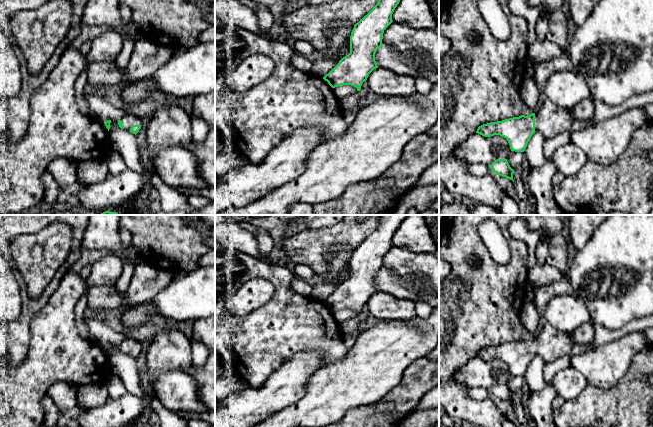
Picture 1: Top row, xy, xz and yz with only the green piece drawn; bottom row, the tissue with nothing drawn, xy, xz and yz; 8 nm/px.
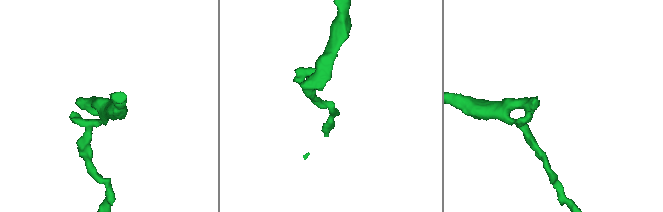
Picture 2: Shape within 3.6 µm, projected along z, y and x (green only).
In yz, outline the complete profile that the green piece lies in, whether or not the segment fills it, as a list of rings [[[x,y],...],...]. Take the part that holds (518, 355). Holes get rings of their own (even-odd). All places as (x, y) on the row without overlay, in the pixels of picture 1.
[[[546,322],[538,336],[528,340],[521,339],[519,341],[483,348],[478,351],[476,357],[484,361],[500,359],[507,363],[511,375],[524,376],[529,364],[535,356],[540,356],[545,363],[549,363],[570,353],[574,346],[575,344],[570,334],[558,331]]]

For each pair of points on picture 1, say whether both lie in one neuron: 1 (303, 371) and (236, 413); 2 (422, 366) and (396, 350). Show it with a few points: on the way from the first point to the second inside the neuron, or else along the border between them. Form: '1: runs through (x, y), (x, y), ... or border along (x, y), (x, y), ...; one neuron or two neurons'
1: runs through (286, 384), (272, 396), (253, 405); one neuron
2: border along (425, 356), (416, 358), (404, 370), (401, 380); two neurons

